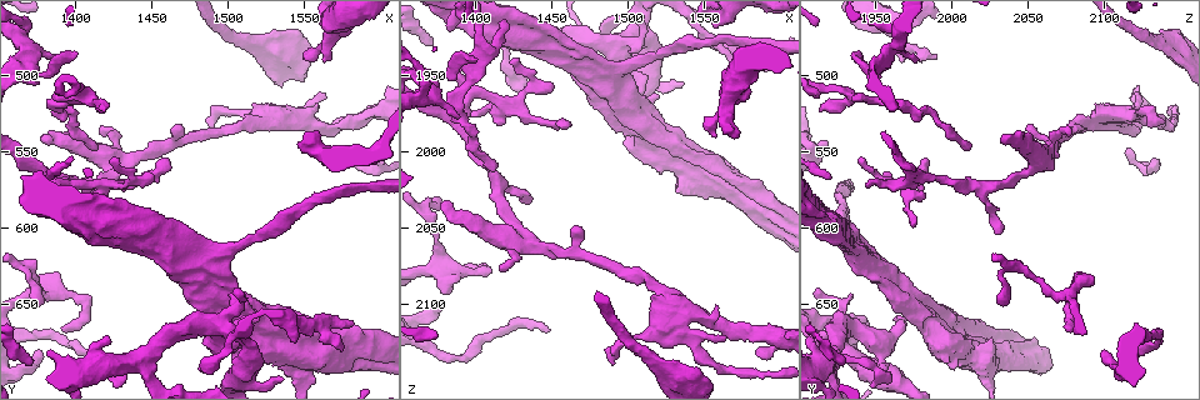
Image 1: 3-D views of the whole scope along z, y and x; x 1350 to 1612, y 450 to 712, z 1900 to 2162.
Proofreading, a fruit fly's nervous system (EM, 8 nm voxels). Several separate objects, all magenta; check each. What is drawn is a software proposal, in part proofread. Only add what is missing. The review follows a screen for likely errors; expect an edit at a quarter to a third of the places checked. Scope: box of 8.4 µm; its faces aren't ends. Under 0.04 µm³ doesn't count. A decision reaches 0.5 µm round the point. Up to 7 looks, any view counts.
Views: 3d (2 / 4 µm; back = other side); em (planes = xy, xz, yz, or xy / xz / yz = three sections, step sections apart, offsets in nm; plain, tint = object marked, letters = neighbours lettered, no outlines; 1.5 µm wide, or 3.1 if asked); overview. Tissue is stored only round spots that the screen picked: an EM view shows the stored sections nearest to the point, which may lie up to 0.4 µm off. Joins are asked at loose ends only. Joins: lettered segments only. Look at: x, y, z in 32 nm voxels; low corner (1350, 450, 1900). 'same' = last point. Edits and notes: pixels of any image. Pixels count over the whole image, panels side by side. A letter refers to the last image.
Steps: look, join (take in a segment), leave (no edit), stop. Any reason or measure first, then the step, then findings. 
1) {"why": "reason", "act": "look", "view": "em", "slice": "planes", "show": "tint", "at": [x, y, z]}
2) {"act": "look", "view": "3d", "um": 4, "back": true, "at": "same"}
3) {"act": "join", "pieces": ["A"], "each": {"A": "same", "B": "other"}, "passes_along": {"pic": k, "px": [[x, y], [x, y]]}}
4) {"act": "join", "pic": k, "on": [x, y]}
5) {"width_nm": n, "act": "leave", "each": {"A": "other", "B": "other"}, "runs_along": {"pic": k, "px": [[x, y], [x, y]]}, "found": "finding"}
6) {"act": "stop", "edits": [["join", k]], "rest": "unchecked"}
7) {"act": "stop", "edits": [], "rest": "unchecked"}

{"why": "thin end", "act": "look", "view": "em", "slice": "planes", "show": "letters", "at": [1414, 548, 2012]}

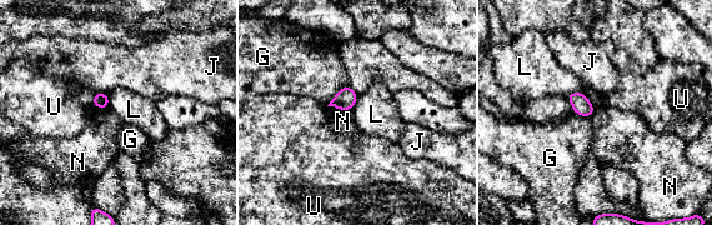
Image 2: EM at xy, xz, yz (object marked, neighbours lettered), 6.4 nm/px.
{"longest_contact_nm": ["L", 220], "act": "leave", "each": {"G": "other", "J": "other", "L": "other", "N": "other", "U": "other"}, "found": "no lettered segment goes on from it"}

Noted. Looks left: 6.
{"why": "an open end", "act": "look", "view": "3d", "um": 4, "at": [1400, 484, 1938]}

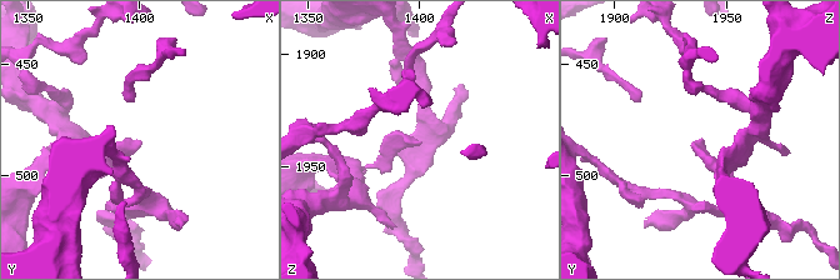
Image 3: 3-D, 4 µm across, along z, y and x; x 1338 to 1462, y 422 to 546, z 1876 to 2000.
{"why": "need the tissue", "act": "look", "view": "em", "slice": "planes", "show": "letters", "at": [1401, 486, 1938]}

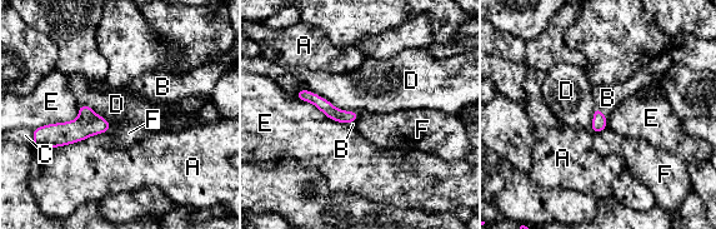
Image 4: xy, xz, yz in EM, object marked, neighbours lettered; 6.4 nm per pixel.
{"act": "join", "pieces": ["B"], "each": {"A": "other", "B": "same", "C": "other", "D": "other", "E": "other", "F": "other"}, "passes_along": {"pic": 4, "px": [[599, 123], [600, 111], [607, 98]]}, "found": "the cell continues"}

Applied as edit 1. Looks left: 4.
{"act": "look", "view": "overview"}

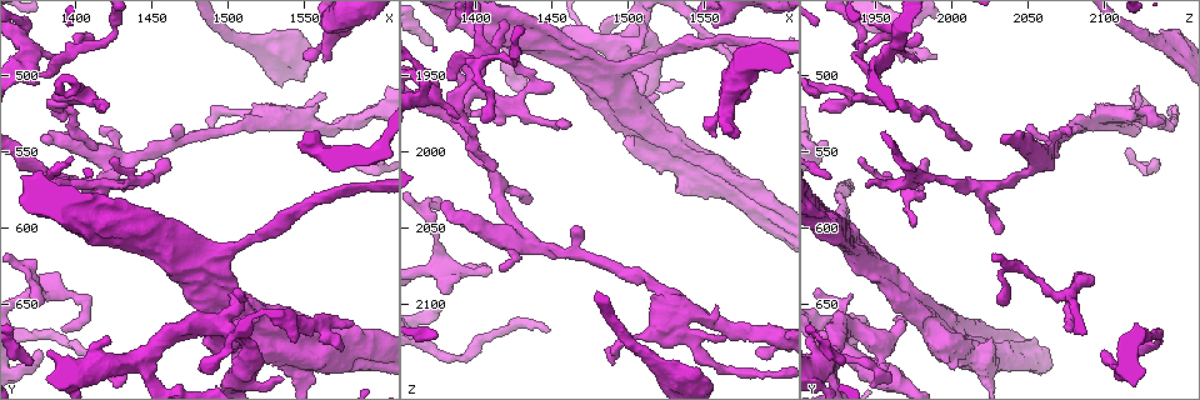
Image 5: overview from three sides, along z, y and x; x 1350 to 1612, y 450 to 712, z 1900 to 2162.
{"act": "look", "view": "em", "slice": "planes", "show": "letters", "at": [1468, 532, 2050]}

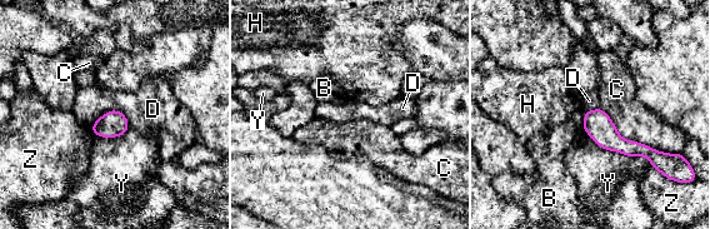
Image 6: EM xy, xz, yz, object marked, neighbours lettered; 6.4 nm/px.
{"act": "leave", "each": {"B": "other", "C": "other", "D": "other", "H": "other", "Y": "other", "Z": "other"}, "runs_along": {"pic": 6, "px": [[588, 114], [616, 143], [650, 154]]}, "found": "none of them fits"}

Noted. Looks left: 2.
{"act": "stop", "edits": [["join", 4]], "rest": "unchecked"}

